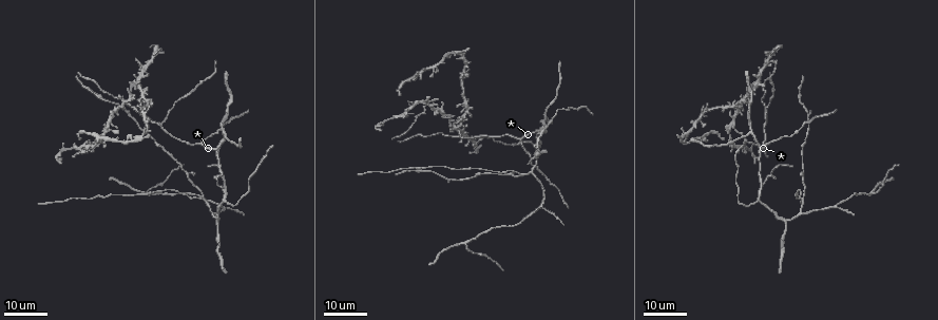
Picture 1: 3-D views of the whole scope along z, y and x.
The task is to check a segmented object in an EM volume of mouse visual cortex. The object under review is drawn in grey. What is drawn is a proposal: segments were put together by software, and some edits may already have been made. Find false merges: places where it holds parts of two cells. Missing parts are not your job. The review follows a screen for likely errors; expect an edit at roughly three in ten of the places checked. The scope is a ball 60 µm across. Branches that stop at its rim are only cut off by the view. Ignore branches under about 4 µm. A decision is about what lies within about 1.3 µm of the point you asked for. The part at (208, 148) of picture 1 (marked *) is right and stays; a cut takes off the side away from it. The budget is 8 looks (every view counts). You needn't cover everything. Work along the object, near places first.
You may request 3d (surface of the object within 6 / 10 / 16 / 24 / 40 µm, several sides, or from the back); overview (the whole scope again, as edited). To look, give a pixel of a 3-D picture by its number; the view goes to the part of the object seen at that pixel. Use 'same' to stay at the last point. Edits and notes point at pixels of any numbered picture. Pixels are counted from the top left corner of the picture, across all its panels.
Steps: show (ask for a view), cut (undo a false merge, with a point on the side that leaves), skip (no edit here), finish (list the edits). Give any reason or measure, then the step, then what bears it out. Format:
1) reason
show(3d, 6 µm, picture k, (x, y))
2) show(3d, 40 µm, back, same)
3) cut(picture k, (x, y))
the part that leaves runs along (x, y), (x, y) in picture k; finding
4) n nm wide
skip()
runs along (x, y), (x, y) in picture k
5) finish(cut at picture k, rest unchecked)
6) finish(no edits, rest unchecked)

branch point
show(3d, 16 µm, picture 1, (768, 146))

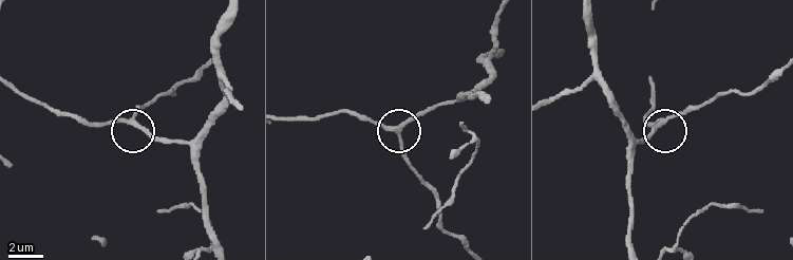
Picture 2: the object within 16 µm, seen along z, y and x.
show(3d, 6 µm, picture 2, (130, 119))

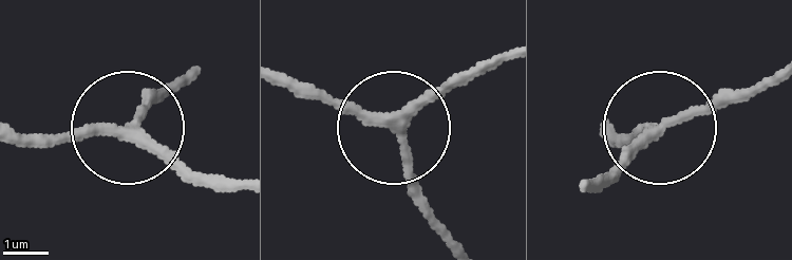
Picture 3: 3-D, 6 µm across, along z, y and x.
side arm 23 µm
skip()
continuous, no second cell

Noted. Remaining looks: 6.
arms part here
show(3d, 24 µm, picture 1, (761, 149))

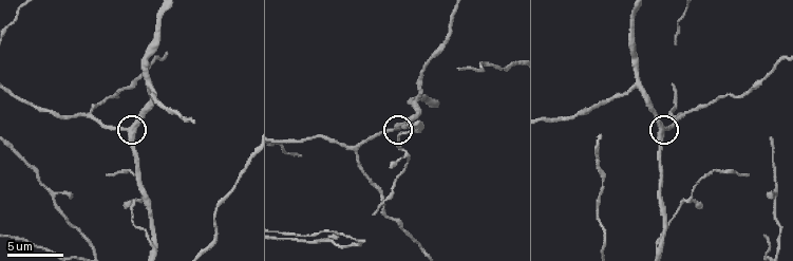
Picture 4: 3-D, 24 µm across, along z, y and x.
zoom in
show(3d, 6 µm, picture 4, (661, 132))

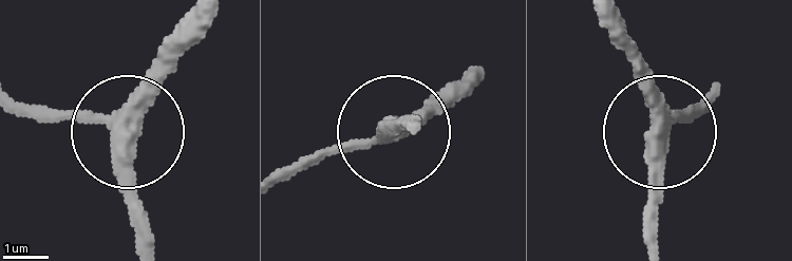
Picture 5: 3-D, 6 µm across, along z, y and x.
3 arms
skip()
runs along (687, 113), (654, 125), (651, 79), (613, 38) in picture 5; one cell here

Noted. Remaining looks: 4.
show(3d, 24 µm, picture 1, (429, 105))

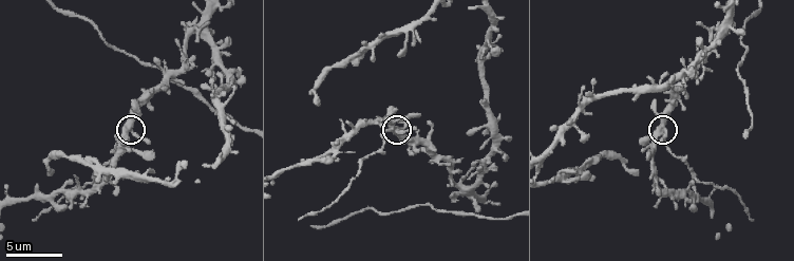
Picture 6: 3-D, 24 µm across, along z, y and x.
show(3d, 10 µm, picture 6, (659, 133))

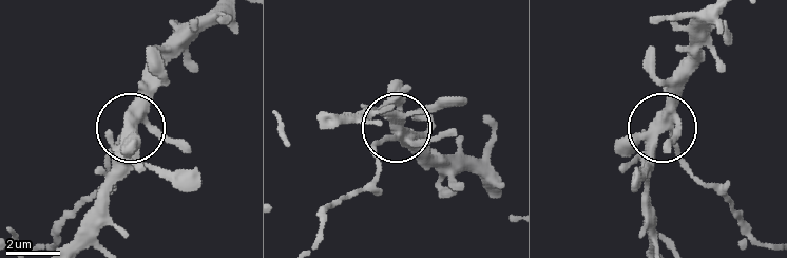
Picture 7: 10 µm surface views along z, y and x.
side arm 16 µm
cut(picture 7, (370, 149))
a second cell is stuck on

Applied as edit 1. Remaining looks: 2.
branch point
show(3d, 16 µm, picture 1, (873, 194))

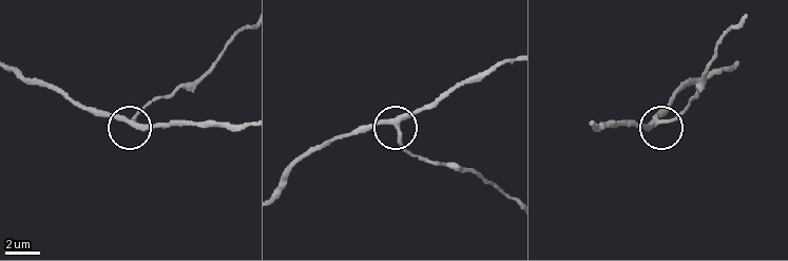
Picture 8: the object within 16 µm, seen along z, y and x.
show(3d, 10 µm, picture 8, (129, 122))

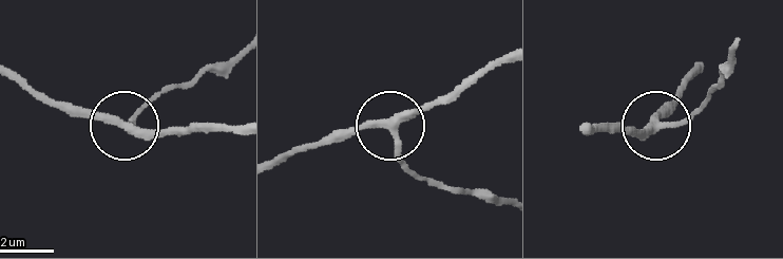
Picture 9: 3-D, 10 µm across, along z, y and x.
270 nm wide
skip()
continuous, no second cell

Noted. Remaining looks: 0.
finish(cut at picture 7, rest unchecked)

